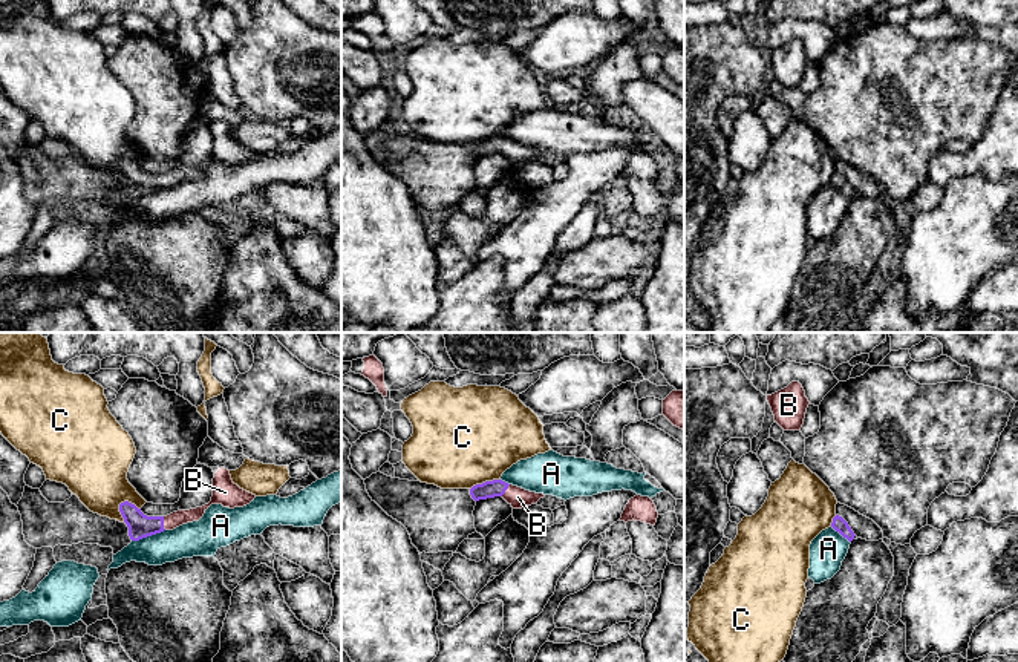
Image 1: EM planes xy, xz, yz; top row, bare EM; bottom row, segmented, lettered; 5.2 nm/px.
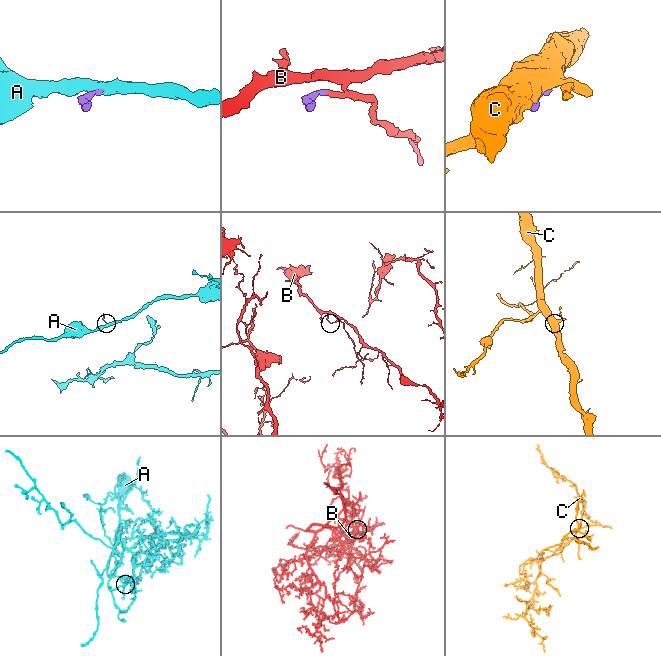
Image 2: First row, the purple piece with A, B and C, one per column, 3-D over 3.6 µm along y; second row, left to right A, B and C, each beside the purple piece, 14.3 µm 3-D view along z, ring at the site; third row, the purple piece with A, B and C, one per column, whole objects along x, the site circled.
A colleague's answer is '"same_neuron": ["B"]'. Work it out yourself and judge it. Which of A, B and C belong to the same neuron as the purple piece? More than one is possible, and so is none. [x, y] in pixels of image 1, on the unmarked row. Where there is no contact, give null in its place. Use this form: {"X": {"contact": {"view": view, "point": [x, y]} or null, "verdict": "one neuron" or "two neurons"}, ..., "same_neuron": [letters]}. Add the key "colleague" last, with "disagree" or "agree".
{"A": {"contact": {"view": "xy", "point": [147, 192]}, "verdict": "two neurons"}, "B": {"contact": {"view": "xy", "point": [163, 180]}, "verdict": "one neuron"}, "C": {"contact": {"view": "xy", "point": [127, 158]}, "verdict": "two neurons"}, "same_neuron": ["B"], "colleague": "agree"}

